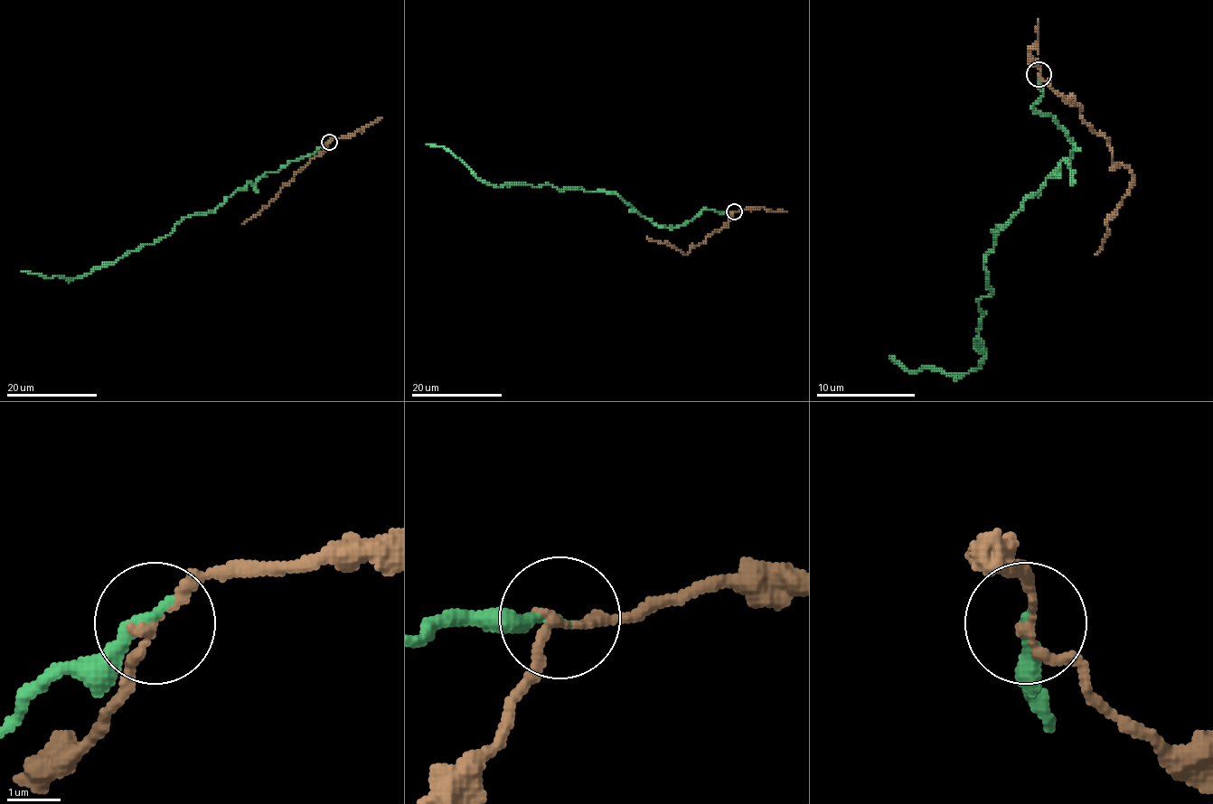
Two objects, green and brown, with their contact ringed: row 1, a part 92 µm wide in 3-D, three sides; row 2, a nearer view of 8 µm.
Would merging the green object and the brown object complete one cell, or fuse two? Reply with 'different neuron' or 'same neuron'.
different neuron

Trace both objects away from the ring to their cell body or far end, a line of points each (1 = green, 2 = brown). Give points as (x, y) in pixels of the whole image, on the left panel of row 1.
1: (328, 142), (249, 182), (212, 212), (184, 217), (169, 233), (113, 263), (73, 278), (22, 270)
2: (328, 142), (322, 154), (296, 172), (264, 209), (241, 224)

